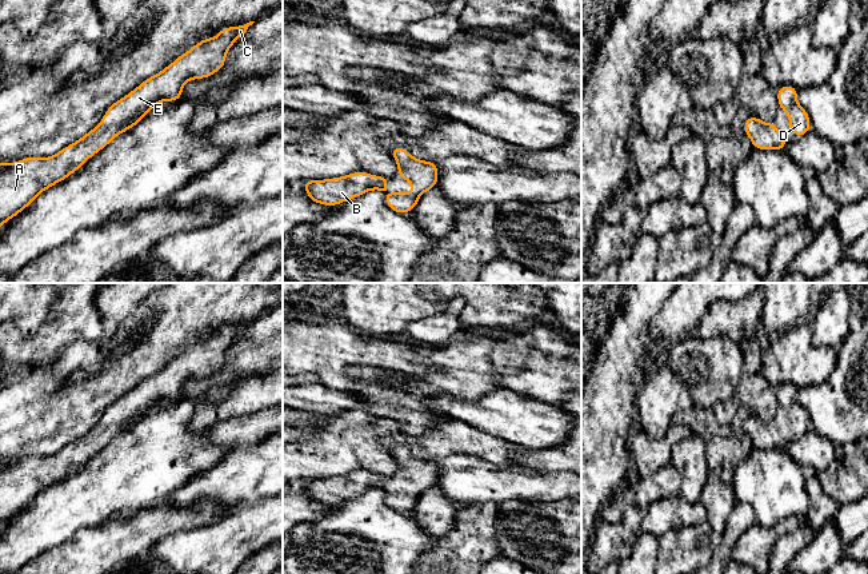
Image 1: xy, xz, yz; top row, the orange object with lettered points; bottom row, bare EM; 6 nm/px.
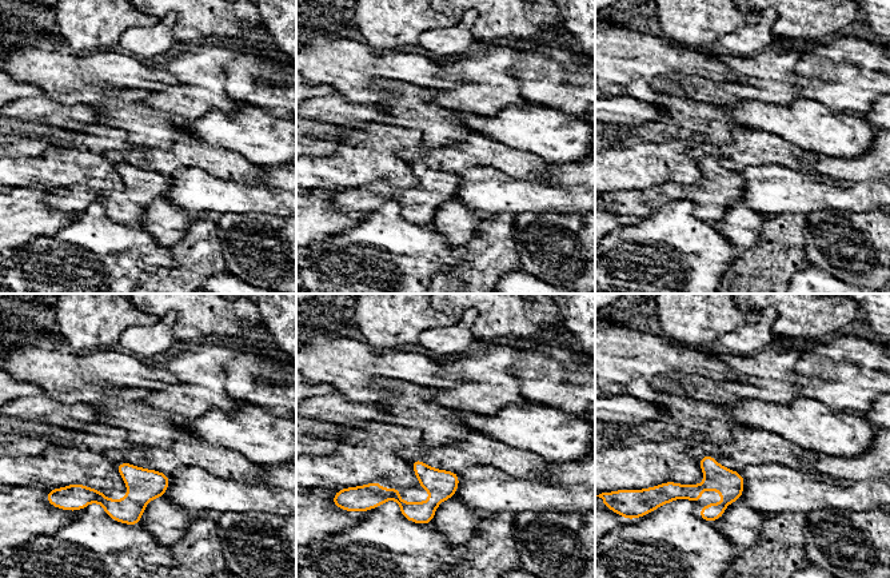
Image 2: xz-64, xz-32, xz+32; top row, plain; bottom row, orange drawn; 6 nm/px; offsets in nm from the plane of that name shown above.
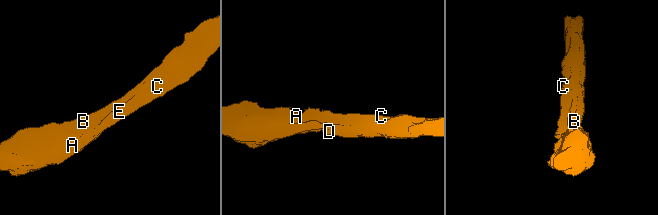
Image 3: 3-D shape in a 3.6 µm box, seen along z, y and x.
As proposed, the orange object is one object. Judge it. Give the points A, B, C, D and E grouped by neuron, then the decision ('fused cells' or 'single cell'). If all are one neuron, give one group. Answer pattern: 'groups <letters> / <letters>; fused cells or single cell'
groups A B C D E; single cell

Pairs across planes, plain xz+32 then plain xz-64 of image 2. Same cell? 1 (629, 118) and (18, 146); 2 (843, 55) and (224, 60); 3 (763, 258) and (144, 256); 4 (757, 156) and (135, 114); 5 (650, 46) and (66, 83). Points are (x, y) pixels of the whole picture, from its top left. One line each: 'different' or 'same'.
1: same
2: different
3: different
4: different
5: same

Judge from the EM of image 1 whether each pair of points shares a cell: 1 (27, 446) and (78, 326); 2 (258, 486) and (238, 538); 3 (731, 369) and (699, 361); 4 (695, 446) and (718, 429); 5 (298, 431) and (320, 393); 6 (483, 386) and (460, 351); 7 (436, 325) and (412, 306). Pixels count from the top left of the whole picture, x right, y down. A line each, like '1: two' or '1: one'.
1: two
2: two
3: one
4: two
5: one
6: one
7: two

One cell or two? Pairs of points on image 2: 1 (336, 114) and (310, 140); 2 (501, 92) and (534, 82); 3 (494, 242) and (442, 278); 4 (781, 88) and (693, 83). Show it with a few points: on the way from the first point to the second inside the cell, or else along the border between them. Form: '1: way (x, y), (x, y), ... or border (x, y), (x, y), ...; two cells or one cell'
1: way (330, 120), (316, 134); one cell
2: border (522, 56), (511, 75), (530, 104); two cells
3: way (481, 255), (455, 278); one cell
4: way (759, 92), (714, 92); one cell

